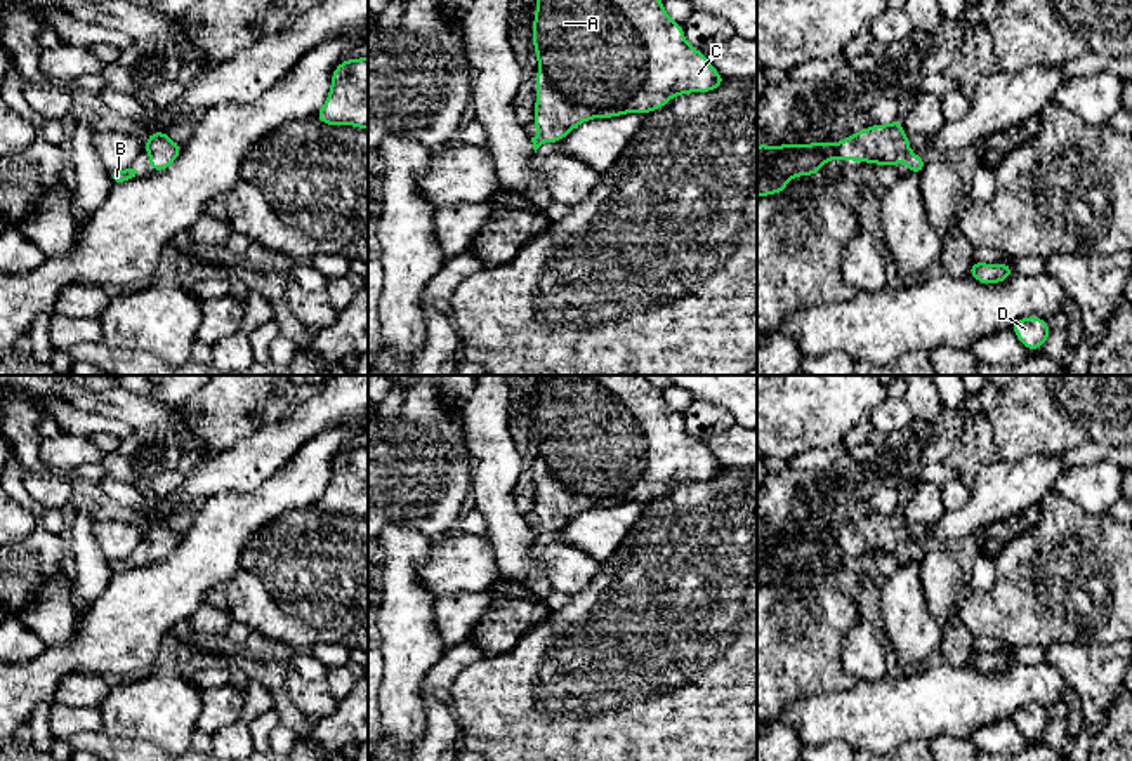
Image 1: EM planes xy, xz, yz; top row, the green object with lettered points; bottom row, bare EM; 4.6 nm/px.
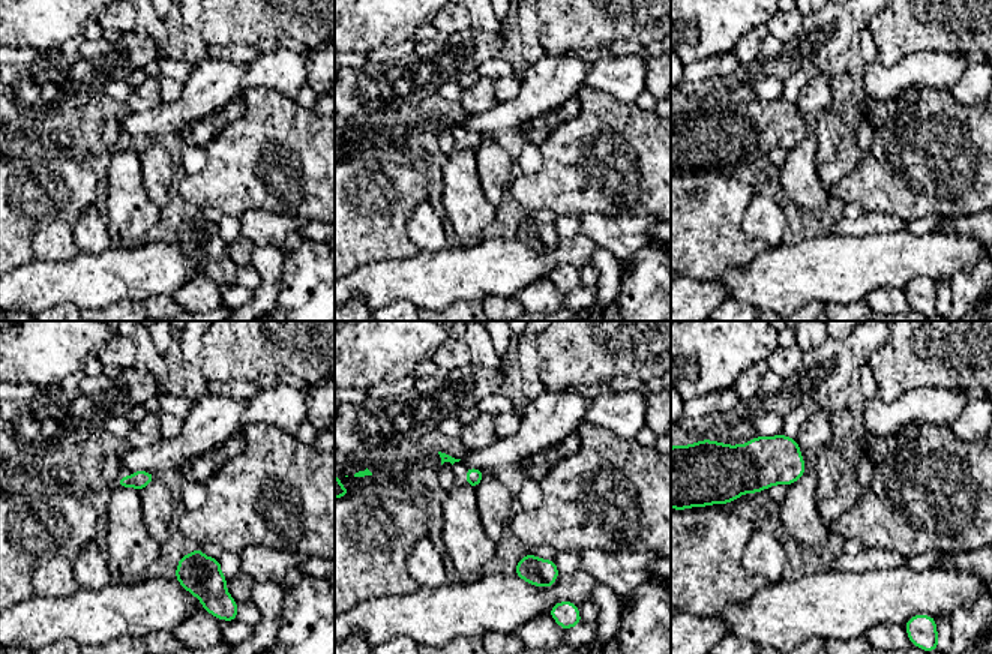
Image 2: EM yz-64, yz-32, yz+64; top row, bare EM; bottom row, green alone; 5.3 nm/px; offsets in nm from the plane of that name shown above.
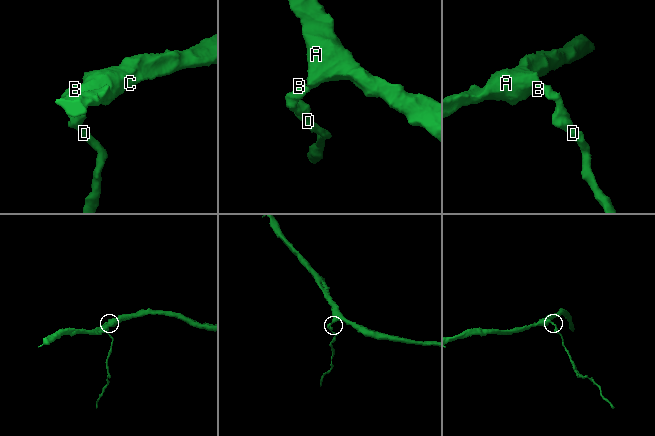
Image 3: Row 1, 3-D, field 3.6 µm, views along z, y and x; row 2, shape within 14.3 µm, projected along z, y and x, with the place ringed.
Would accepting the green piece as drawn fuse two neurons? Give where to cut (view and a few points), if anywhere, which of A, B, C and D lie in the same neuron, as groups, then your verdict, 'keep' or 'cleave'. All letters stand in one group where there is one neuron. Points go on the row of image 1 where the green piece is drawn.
no cut | A B C D | keep

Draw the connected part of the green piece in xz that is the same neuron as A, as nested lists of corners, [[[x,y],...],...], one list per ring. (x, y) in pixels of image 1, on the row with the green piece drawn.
[[[536,0],[533,47],[538,61],[533,108],[538,136],[531,137],[535,153],[543,142],[559,142],[587,120],[646,115],[663,108],[675,96],[712,92],[727,83],[707,56],[686,42],[682,24],[667,16],[663,0]]]

